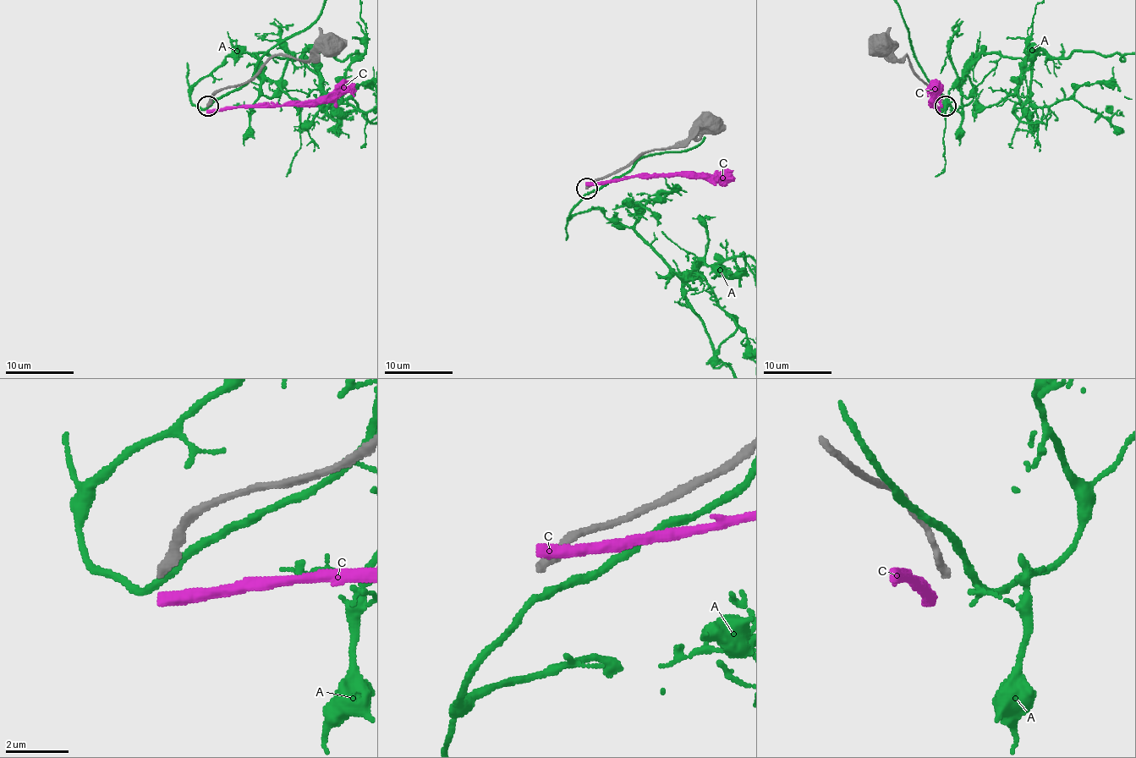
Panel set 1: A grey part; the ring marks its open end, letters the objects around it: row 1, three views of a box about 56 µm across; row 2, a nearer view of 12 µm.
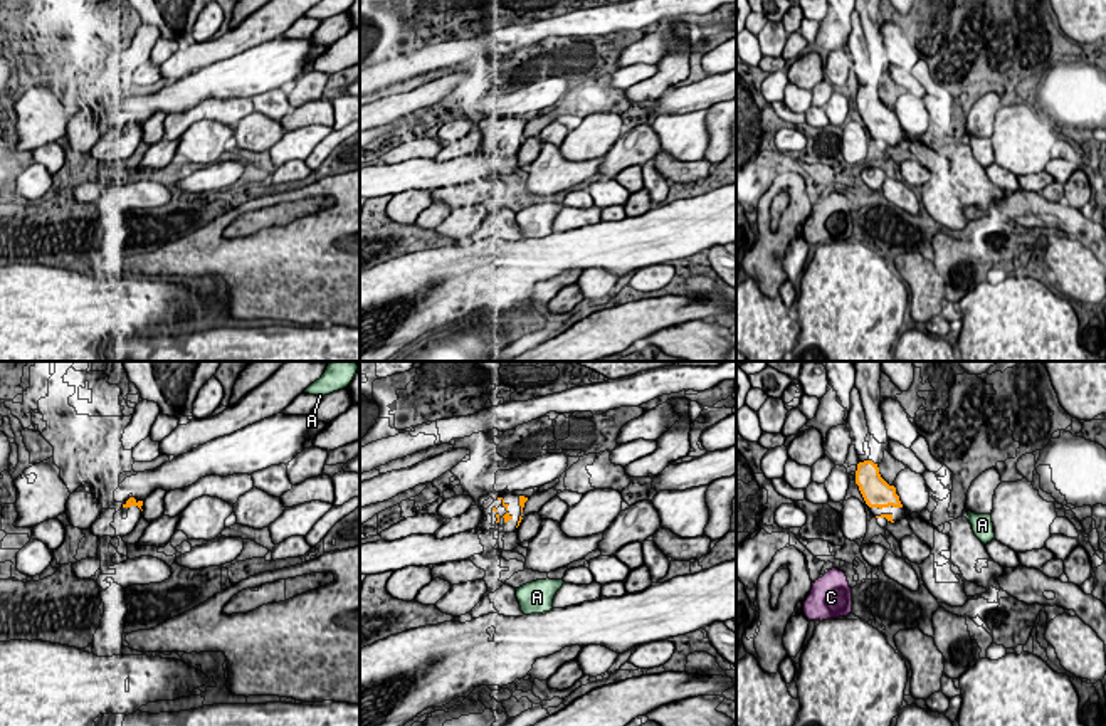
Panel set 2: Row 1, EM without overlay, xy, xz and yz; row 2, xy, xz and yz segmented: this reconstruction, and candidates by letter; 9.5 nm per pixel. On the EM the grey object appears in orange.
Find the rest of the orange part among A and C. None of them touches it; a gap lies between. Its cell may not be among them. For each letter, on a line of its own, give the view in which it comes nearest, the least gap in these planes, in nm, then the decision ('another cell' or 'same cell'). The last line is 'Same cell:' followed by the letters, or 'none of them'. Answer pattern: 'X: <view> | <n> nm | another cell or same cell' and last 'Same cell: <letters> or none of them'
A: xz | 550 nm | another cell
C: yz | 600 nm | another cell
Same cell: none of them

